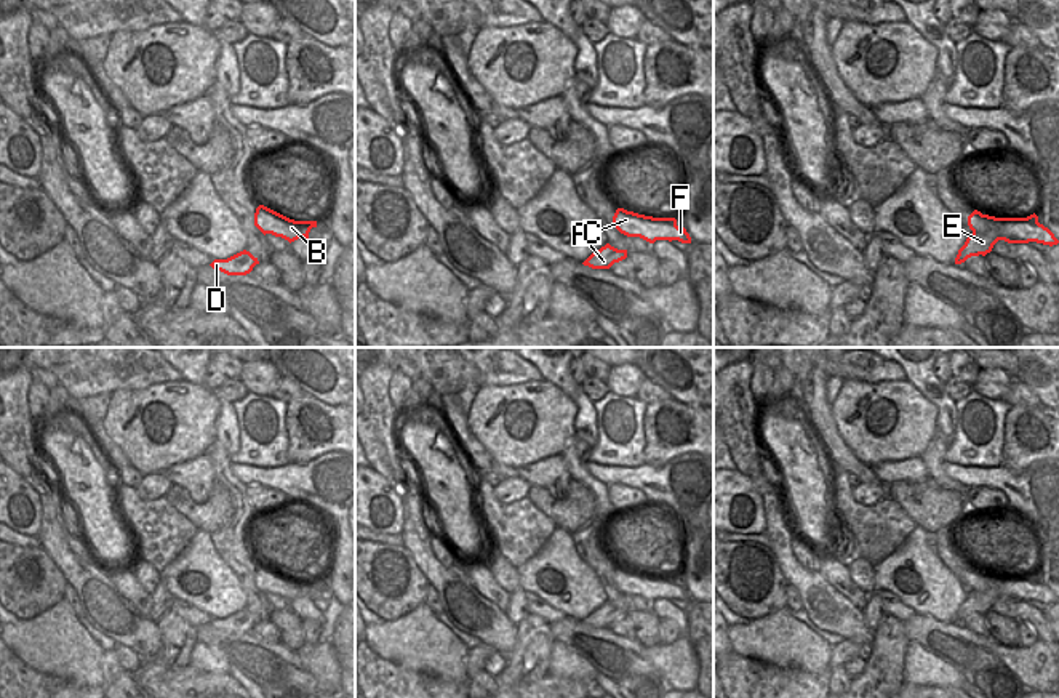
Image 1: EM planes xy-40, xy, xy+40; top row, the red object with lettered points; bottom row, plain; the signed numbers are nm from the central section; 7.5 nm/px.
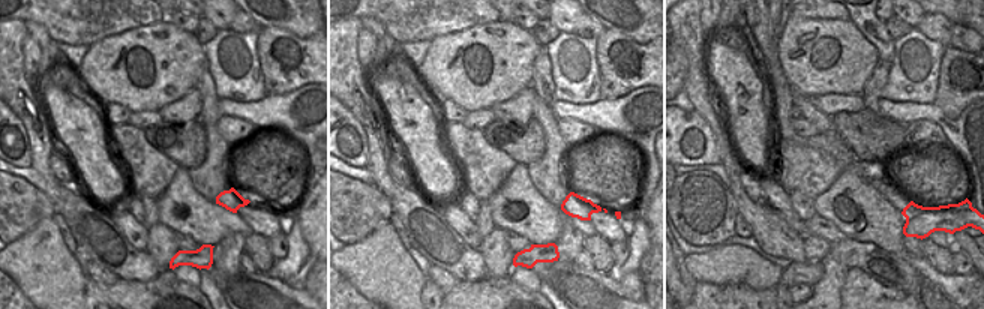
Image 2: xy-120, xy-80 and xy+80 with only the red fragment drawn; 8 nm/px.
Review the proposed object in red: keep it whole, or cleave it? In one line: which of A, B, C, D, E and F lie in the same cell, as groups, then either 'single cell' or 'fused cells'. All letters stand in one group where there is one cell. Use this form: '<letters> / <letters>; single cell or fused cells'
A D / B C E F; fused cells

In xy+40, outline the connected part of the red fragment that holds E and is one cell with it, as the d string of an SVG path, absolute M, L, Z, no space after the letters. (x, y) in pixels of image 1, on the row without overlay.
M974 568L968 575L968 584L973 591L963 604L965 610L976 610L982 615L990 612L998 599L1008 602L1037 600L1049 605L1059 602L1054 592L1038 581L1035 572L1027 576L995 576Z

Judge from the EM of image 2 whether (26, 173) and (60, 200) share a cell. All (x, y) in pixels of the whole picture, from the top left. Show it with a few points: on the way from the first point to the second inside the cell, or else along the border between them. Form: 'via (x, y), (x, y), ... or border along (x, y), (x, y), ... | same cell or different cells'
via (35, 179), (51, 191) | same cell

